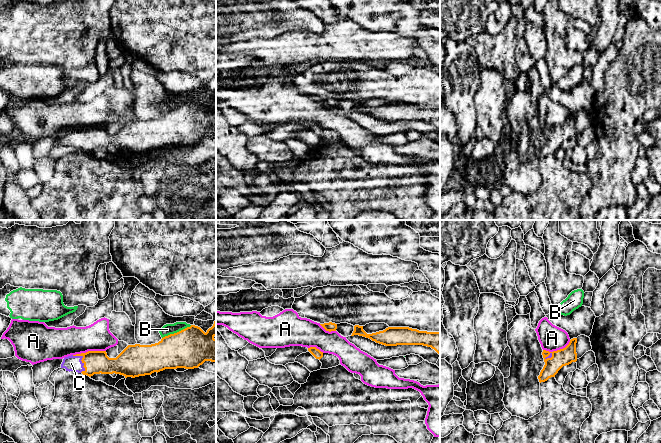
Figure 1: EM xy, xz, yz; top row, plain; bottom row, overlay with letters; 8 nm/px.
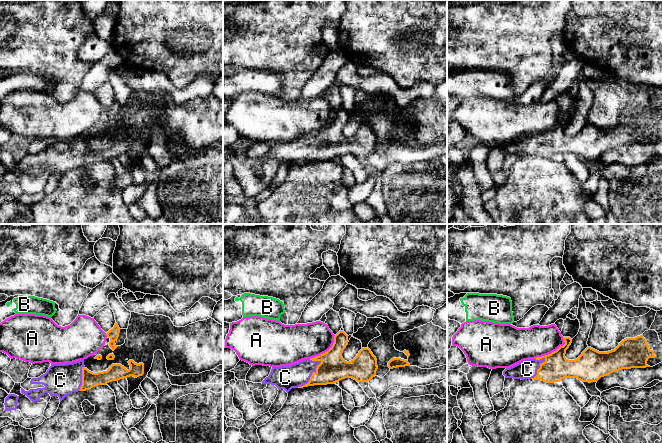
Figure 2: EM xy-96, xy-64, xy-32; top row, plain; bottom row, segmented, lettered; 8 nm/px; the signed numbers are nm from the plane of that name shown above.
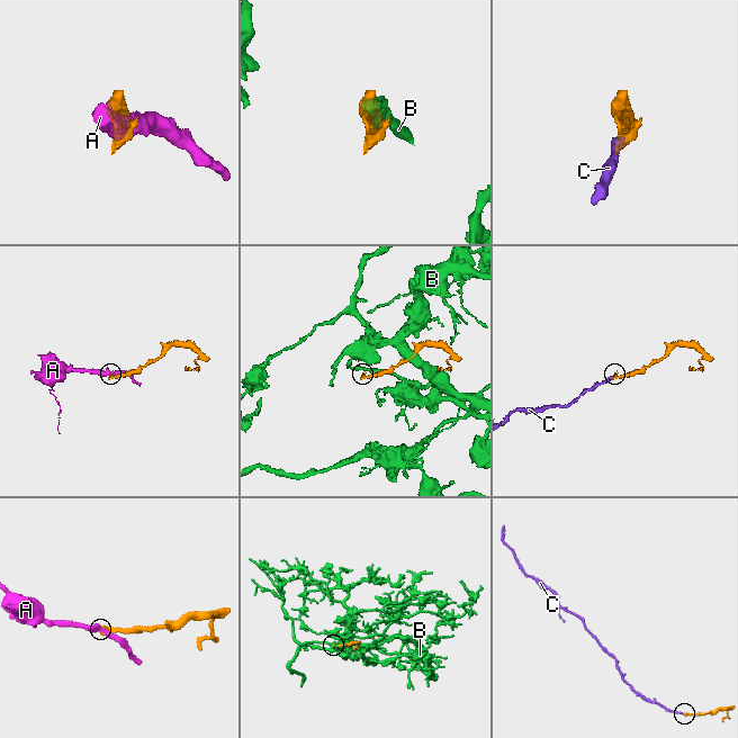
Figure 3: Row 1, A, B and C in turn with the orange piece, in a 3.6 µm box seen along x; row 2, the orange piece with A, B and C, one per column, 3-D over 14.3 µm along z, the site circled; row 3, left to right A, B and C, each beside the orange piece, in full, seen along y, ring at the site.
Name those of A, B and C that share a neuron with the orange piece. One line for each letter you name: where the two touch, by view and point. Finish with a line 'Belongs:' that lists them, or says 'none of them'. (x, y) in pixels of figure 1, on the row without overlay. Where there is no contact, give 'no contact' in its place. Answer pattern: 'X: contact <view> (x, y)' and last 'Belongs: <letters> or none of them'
C: contact xy (82, 135)
Belongs: C

